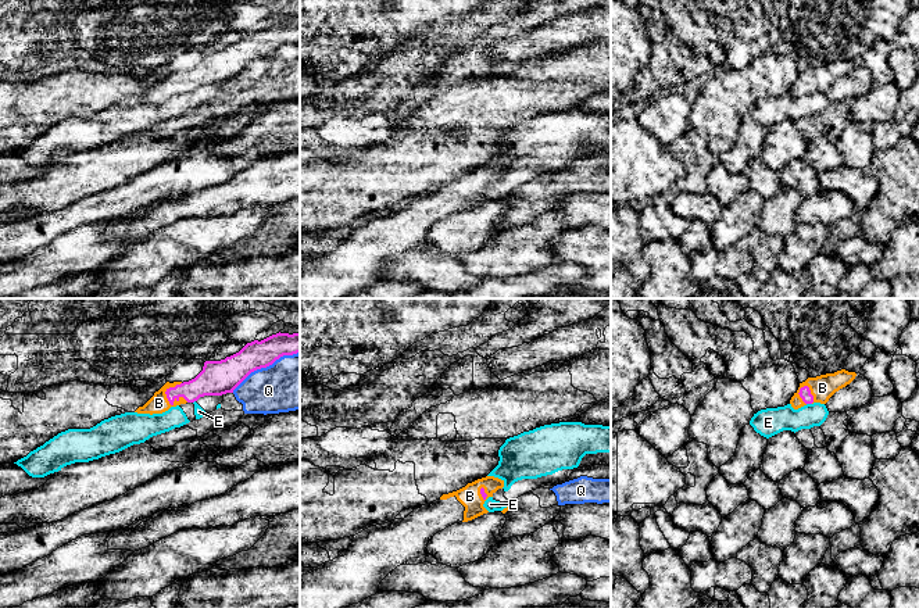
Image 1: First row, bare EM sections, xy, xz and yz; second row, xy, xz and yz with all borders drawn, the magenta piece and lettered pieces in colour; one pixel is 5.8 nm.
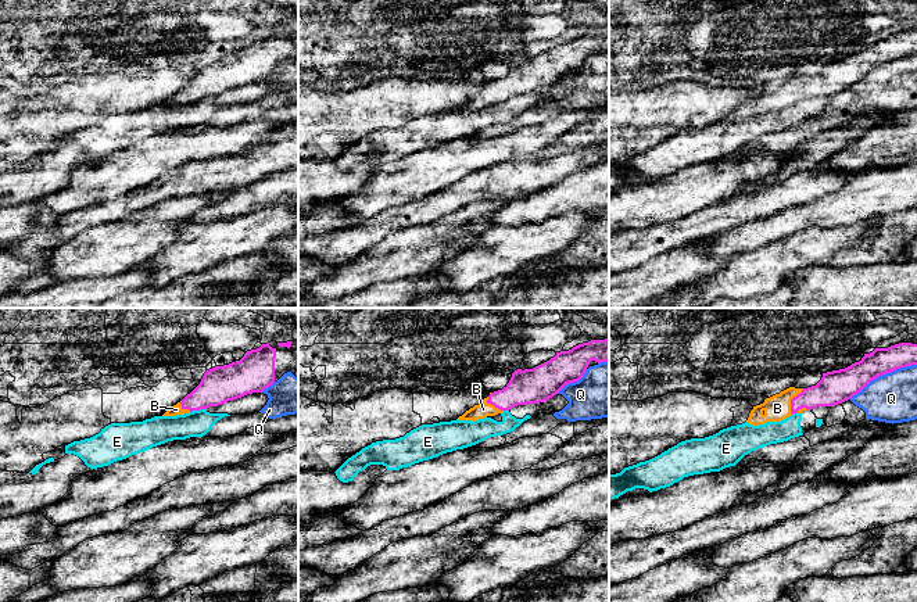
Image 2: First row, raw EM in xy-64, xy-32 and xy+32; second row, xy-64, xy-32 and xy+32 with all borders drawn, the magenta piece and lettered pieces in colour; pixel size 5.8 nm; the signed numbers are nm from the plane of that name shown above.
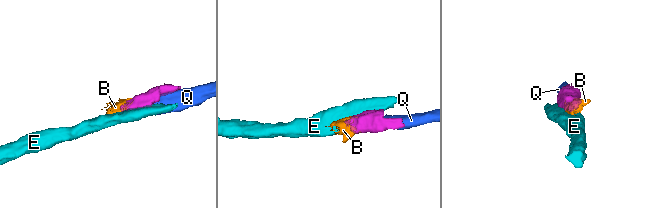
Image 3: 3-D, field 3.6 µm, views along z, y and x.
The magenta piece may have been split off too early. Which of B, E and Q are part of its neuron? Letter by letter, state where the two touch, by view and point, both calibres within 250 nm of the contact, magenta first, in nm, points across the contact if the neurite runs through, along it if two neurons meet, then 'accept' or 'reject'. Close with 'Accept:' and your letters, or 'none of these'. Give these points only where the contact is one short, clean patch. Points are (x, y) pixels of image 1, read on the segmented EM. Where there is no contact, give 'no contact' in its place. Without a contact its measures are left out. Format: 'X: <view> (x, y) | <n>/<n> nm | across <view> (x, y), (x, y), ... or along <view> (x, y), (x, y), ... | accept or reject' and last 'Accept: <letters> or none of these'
B: xy (174, 400) | 170/110 nm | across xy (211, 381), (181, 393), (174, 400), (158, 403) | accept
E: yz (810, 403) | 70/160 nm | along yz (807, 403), (811, 404) | reject
Q: xy (265, 367) | 190/320 nm | reject
Accept: B

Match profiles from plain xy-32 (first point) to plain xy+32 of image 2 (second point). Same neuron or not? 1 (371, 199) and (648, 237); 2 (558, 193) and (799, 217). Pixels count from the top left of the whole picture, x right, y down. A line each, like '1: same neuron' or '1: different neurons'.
1: different neurons
2: same neuron

